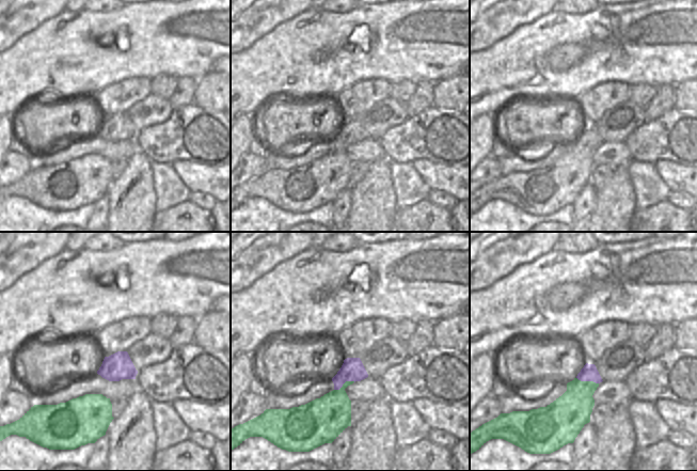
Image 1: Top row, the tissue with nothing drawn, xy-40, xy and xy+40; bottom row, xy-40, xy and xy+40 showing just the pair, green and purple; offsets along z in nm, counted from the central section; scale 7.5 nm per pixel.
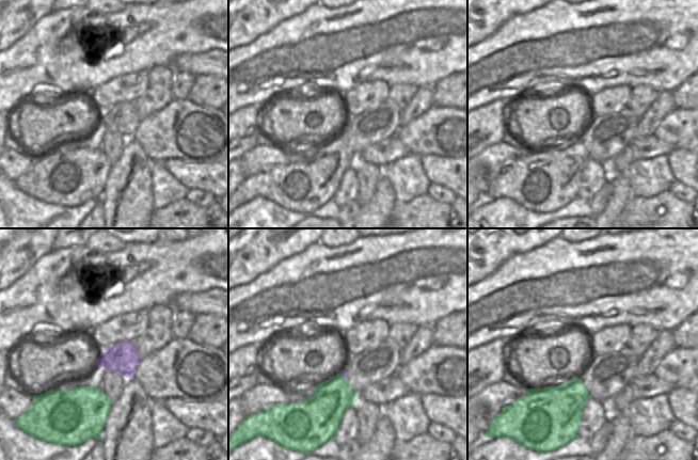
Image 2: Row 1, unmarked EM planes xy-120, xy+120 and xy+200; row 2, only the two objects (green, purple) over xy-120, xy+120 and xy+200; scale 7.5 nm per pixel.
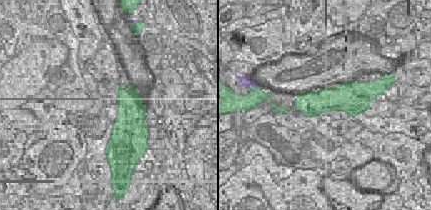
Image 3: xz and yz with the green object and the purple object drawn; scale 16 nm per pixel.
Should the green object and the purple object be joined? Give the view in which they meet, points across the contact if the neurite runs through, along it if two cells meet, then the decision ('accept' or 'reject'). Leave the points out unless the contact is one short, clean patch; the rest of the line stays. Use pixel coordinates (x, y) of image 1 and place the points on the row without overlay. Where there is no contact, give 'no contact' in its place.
xy+40 | accept

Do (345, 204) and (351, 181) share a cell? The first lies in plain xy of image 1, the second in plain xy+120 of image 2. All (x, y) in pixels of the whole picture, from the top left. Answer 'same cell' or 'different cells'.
same cell

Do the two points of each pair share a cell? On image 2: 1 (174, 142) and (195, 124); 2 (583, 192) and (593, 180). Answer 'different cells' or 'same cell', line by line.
1: same cell
2: same cell

